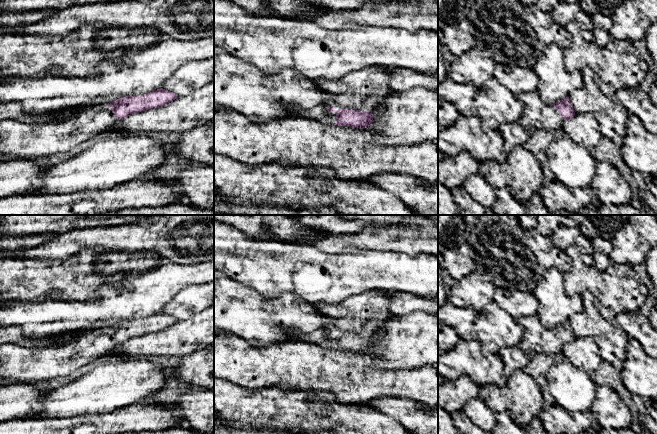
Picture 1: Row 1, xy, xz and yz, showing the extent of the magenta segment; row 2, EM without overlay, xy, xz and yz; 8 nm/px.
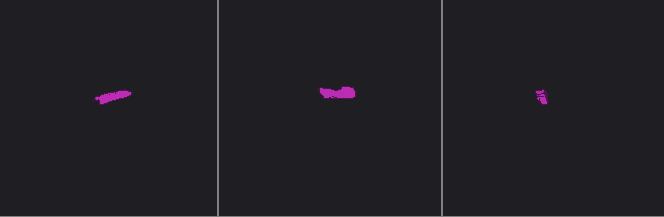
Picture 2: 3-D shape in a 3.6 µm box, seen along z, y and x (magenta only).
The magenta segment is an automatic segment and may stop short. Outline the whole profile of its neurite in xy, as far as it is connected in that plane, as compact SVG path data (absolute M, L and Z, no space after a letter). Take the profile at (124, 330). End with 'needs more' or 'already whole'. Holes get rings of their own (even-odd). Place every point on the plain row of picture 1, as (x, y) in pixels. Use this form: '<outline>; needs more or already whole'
M165 313L154 314L143 319L125 320L113 326L78 332L71 340L54 343L47 347L25 347L15 343L0 346L0 378L12 379L17 383L31 383L67 376L109 353L119 344L131 338L165 330L177 322Z; needs more

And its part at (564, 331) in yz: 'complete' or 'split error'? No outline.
split error

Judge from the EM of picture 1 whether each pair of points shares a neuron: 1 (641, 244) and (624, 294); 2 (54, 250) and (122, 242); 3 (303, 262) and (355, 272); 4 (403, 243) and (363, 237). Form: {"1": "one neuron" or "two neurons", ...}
{"1": "two neurons", "2": "one neuron", "3": "one neuron", "4": "one neuron"}

